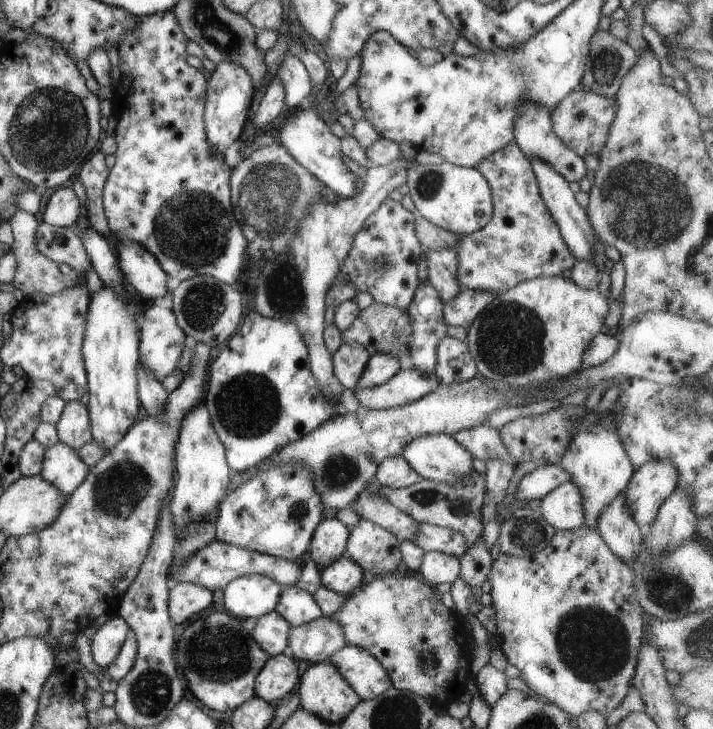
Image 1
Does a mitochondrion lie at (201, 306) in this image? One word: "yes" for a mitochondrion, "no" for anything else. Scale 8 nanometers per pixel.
yes

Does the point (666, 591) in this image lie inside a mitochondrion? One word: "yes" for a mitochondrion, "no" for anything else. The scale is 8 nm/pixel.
yes

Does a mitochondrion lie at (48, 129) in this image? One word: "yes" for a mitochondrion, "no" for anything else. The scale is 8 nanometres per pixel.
yes

